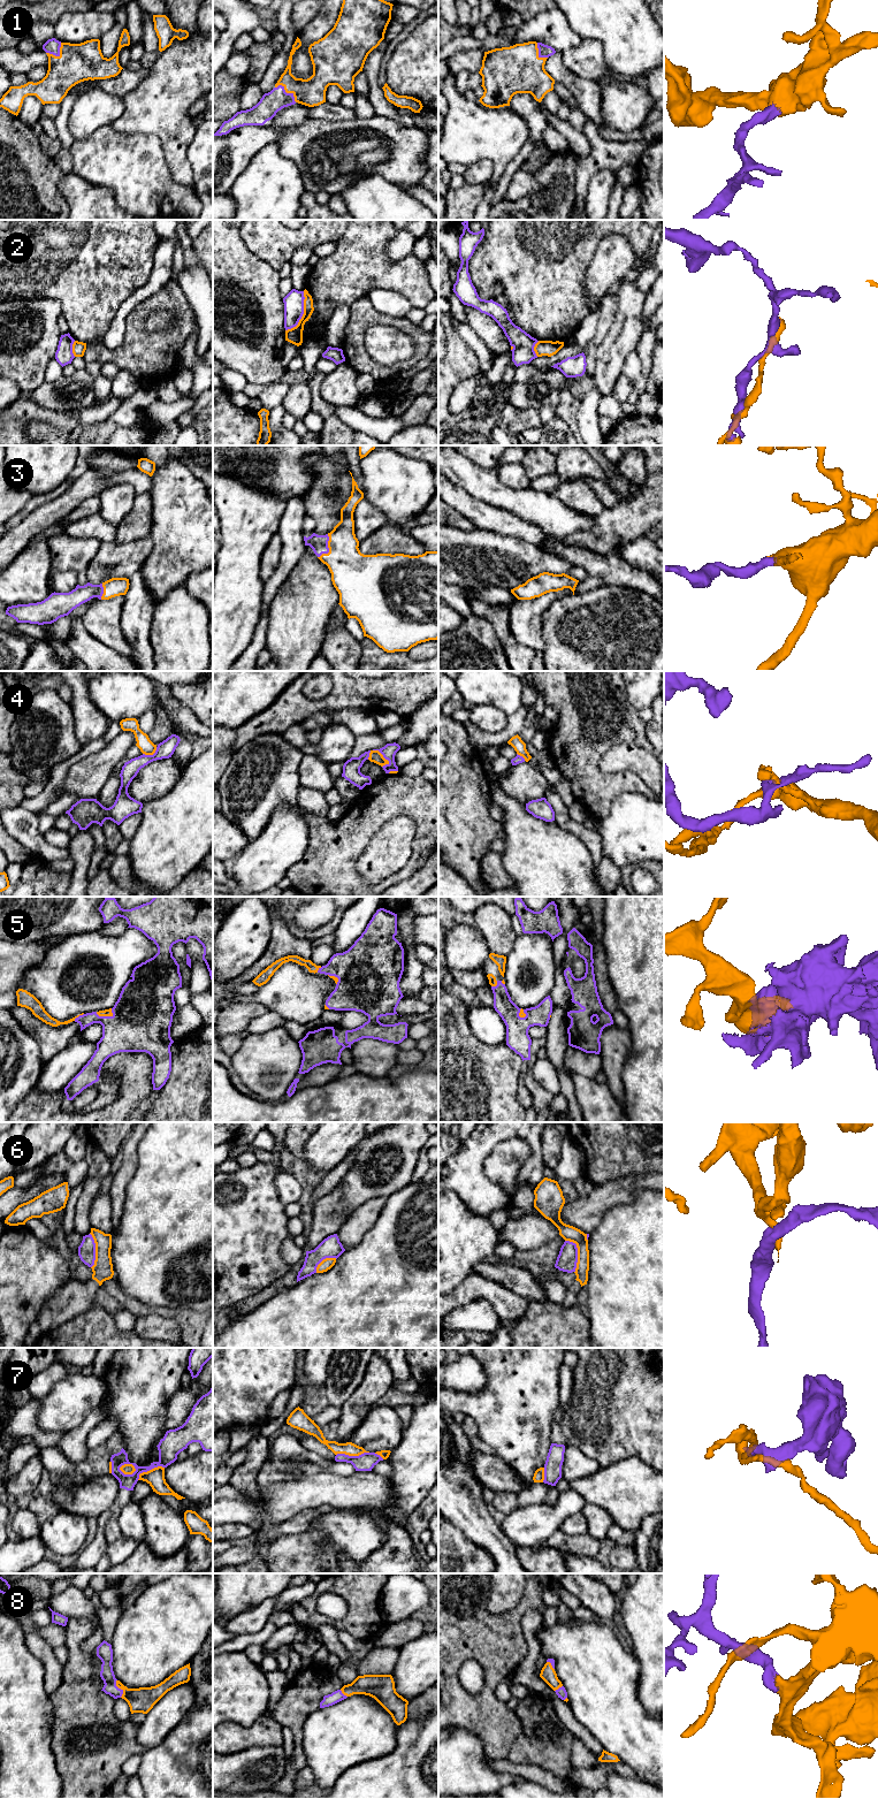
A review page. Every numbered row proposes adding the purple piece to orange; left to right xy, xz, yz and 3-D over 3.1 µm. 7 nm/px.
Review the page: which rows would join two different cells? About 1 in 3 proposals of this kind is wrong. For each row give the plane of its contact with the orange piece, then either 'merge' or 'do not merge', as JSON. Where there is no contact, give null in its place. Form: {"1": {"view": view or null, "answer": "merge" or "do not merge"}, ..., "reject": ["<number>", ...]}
{"1": {"view": "xz", "answer": "merge"}, "2": {"view": "xz", "answer": "do not merge"}, "3": {"view": "xz", "answer": "merge"}, "4": {"view": "xz", "answer": "do not merge"}, "5": {"view": "xy", "answer": "merge"}, "6": {"view": "yz", "answer": "do not merge"}, "7": {"view": "xy", "answer": "do not merge"}, "8": {"view": "xy", "answer": "merge"}, "reject": ["2", "4", "6", "7"]}

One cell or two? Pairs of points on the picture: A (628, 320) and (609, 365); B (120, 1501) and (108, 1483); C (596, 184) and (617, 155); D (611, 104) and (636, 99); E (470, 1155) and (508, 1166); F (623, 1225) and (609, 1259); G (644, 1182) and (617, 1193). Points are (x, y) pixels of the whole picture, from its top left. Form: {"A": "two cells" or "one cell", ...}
{"A": "one cell", "B": "two cells", "C": "two cells", "D": "one cell", "E": "two cells", "F": "one cell", "G": "one cell"}

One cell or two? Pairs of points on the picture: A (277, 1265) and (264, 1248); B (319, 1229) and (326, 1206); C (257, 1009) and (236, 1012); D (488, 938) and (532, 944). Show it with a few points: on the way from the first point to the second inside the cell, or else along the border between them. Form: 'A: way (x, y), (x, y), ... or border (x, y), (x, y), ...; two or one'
A: way (273, 1260), (265, 1252); one
B: way (325, 1224), (326, 1212); one
C: way (252, 1011), (241, 1012); one
D: border (518, 936), (513, 947), (505, 955); two

